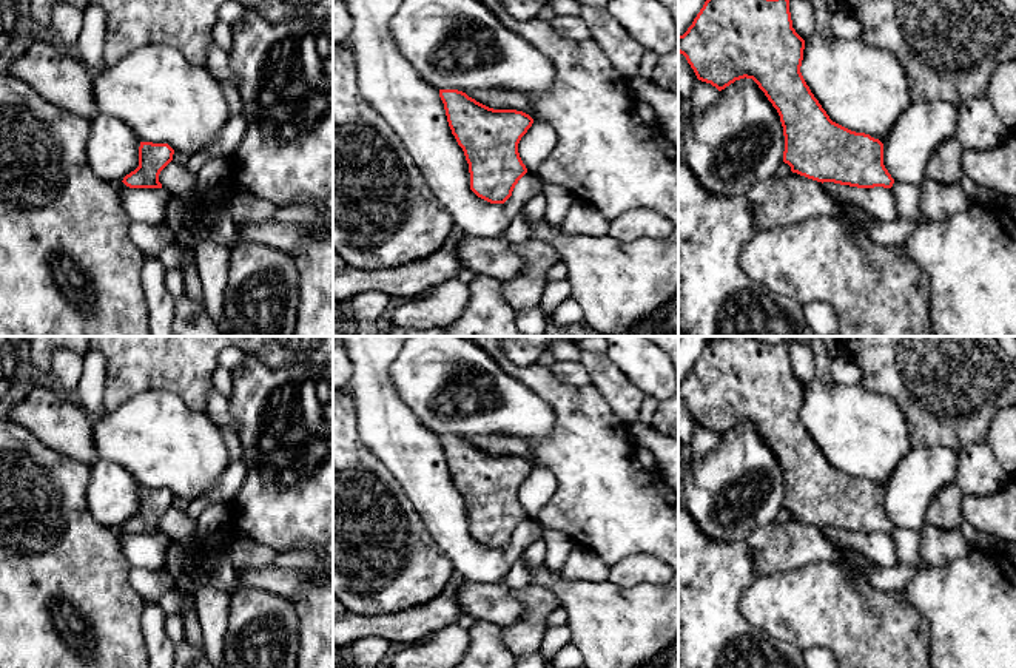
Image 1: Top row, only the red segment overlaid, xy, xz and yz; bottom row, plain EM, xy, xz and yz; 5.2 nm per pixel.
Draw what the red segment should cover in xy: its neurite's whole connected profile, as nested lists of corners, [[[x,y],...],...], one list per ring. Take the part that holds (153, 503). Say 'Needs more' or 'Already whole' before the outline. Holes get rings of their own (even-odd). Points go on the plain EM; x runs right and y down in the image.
Already whole. [[[140,488],[139,512],[122,528],[130,534],[162,534],[159,520],[173,506],[173,500],[168,489]]]

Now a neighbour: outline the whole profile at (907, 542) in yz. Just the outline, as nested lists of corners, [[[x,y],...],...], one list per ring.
[[[894,528],[891,537],[896,545],[897,558],[902,565],[917,566],[922,562],[920,532],[905,528]]]

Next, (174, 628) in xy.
[[[167,614],[165,631],[173,640],[174,646],[179,646],[185,639],[183,619],[179,614]]]

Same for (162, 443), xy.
[[[148,390],[94,421],[94,450],[128,471],[142,486],[168,489],[188,501],[211,491],[227,466],[228,449],[220,429],[205,412],[193,410],[171,392]]]

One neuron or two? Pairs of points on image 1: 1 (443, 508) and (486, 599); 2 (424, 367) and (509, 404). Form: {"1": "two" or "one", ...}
{"1": "two", "2": "one"}

